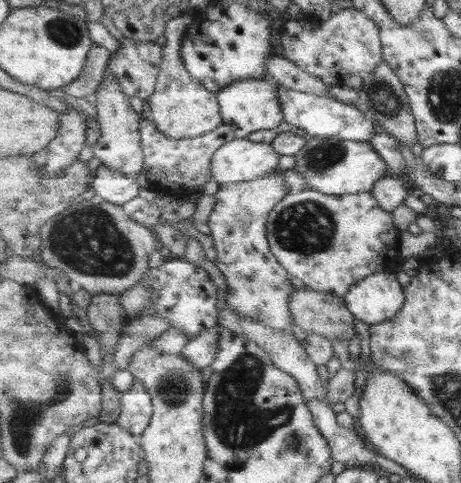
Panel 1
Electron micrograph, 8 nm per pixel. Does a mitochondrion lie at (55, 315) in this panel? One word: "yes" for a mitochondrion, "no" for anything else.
no

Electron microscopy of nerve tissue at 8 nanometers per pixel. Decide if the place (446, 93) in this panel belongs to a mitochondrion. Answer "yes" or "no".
yes

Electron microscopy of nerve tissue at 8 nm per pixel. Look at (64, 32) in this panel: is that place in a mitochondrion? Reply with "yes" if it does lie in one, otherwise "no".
yes

